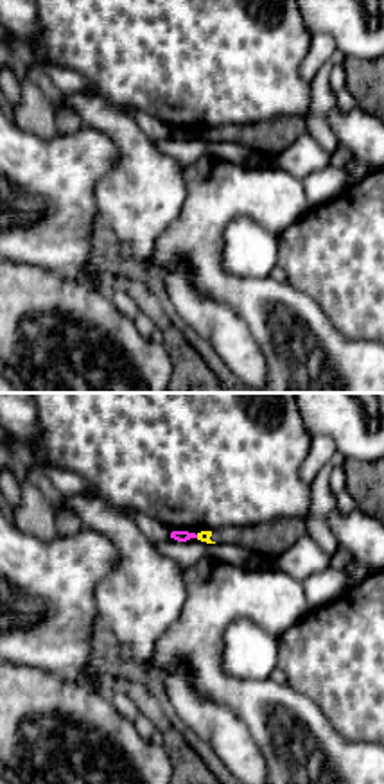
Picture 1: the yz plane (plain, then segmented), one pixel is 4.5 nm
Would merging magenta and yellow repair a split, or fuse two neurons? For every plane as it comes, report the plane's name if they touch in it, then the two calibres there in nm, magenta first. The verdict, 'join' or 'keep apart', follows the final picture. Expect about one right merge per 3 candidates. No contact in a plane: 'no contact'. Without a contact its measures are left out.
no contact

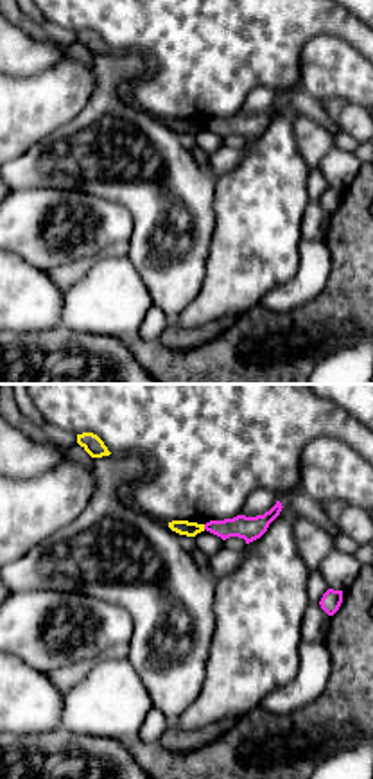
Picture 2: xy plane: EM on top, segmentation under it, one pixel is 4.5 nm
meets magenta in xy; 110 nm thick on the magenta side, 70 nm on the other

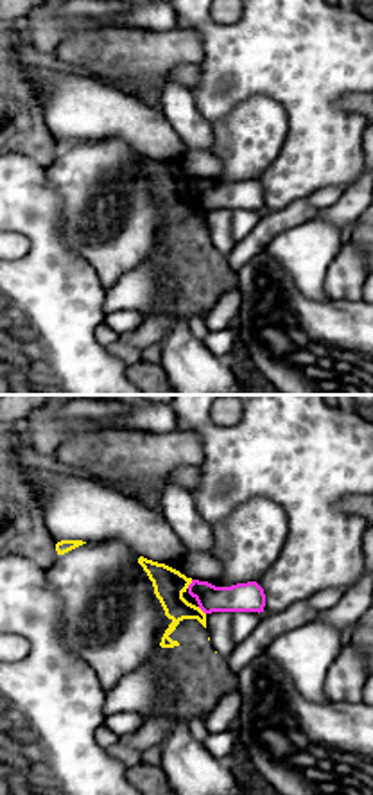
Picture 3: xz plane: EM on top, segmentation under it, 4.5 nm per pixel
meets magenta in xz; 130 nm thick on the magenta side, 140 nm on the other

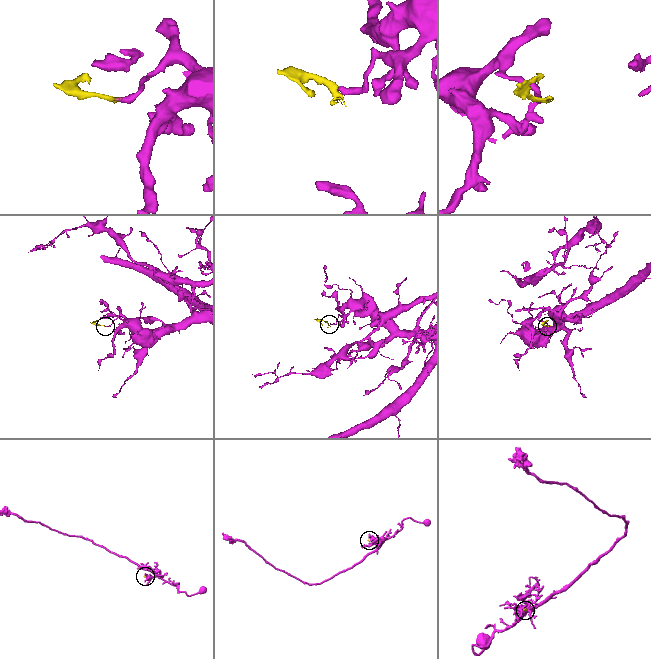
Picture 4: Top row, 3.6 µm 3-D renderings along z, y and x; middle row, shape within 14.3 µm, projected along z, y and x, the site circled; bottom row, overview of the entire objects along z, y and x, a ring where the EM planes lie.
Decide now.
keep apart

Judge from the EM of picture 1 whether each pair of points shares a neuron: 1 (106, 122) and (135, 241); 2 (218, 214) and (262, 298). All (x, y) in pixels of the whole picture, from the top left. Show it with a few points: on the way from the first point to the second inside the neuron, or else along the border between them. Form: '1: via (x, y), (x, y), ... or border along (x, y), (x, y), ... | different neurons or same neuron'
1: via (135, 151), (135, 210) | same neuron
2: via (210, 239), (210, 266), (237, 293) | same neuron

